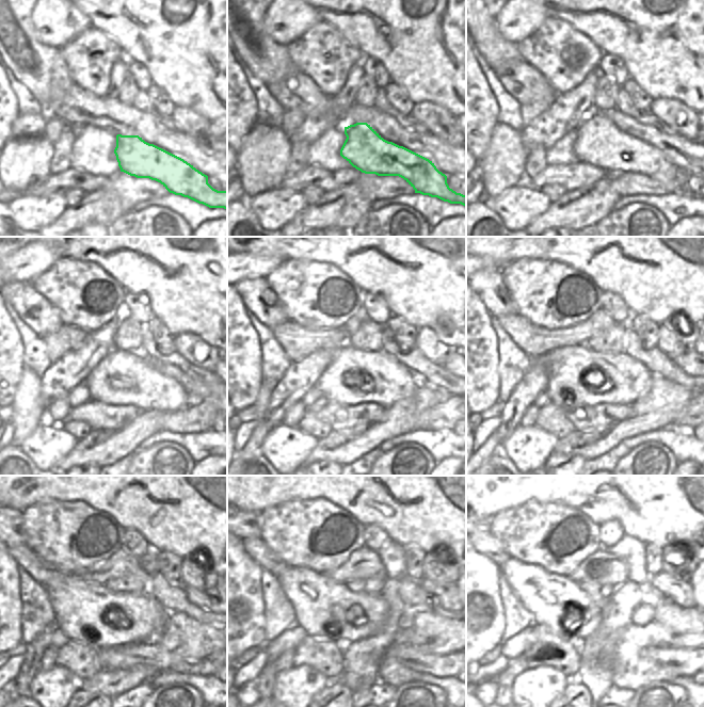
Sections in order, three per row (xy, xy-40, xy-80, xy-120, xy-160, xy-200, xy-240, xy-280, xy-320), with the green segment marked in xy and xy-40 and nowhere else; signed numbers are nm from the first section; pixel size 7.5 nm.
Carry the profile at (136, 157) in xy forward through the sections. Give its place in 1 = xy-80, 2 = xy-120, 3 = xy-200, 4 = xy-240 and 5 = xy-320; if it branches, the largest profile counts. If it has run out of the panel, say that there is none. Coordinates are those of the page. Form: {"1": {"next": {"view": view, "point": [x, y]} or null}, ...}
{"1": {"next": {"view": "xy-80", "point": [600, 143]}}, "2": {"next": {"view": "xy-120", "point": [150, 390]}}, "3": {"next": {"view": "xy-200", "point": [569, 368]}}, "4": {"next": {"view": "xy-240", "point": [82, 609]}}, "5": {"next": {"view": "xy-320", "point": [556, 601]}}}

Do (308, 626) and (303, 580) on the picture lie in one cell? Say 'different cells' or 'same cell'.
same cell

